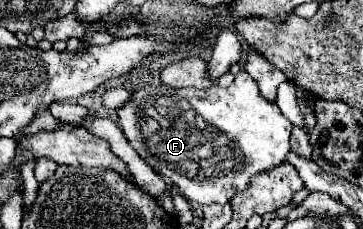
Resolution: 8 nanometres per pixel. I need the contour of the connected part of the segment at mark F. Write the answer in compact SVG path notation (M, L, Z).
M241 70L229 88L221 88L213 84L203 94L195 88L169 88L169 86L153 86L147 84L135 92L127 104L117 108L117 118L123 134L127 136L129 144L135 152L161 176L169 178L171 184L179 188L179 192L197 204L211 204L211 202L229 202L231 196L241 188L247 188L251 176L279 166L285 162L289 148L289 134L293 124L281 114L277 104L263 100L255 80Z

